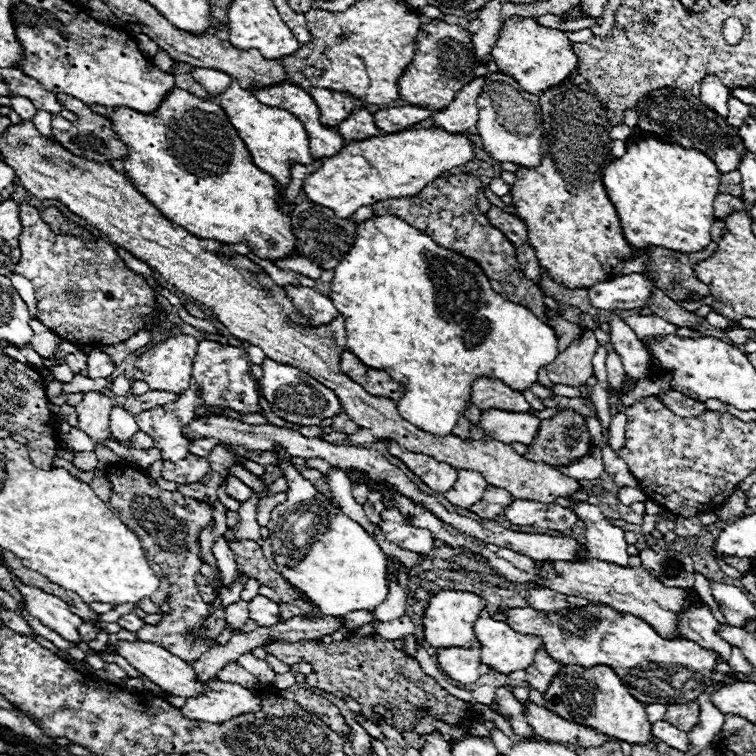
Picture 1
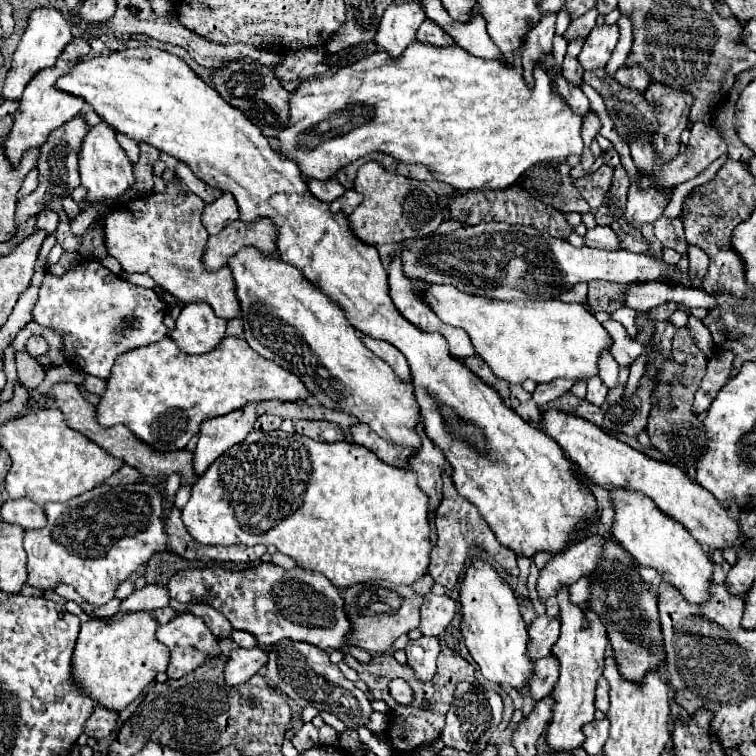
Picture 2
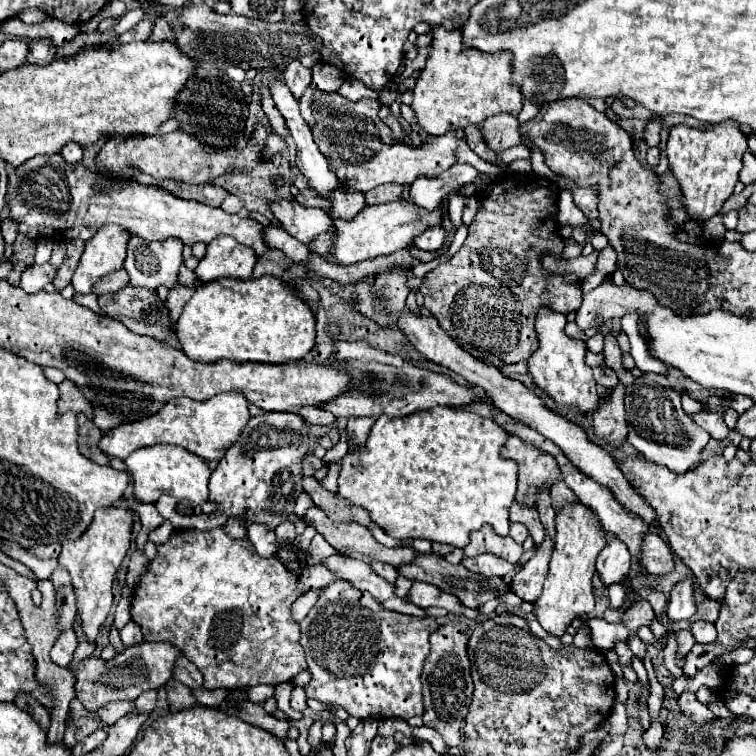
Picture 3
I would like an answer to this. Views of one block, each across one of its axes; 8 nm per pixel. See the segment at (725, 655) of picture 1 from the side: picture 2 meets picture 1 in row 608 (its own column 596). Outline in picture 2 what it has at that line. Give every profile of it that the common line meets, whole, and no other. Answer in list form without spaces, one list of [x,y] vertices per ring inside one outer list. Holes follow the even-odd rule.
[[[602,676],[602,678],[598,680],[598,688],[596,688],[596,700],[594,700],[596,710],[600,710],[600,712],[606,712],[606,710],[608,710],[608,704],[610,704],[608,692],[610,692],[608,682],[606,682],[606,678]]]

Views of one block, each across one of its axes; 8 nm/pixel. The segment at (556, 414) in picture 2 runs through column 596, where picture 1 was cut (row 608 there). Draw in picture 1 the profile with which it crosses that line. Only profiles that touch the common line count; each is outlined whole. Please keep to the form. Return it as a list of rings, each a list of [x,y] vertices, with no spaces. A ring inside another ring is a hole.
[[[442,590],[434,598],[430,598],[430,604],[424,612],[424,634],[426,642],[434,648],[442,646],[470,646],[480,648],[480,642],[474,634],[474,622],[478,614],[486,608],[486,600],[472,592],[460,592],[460,590]]]

